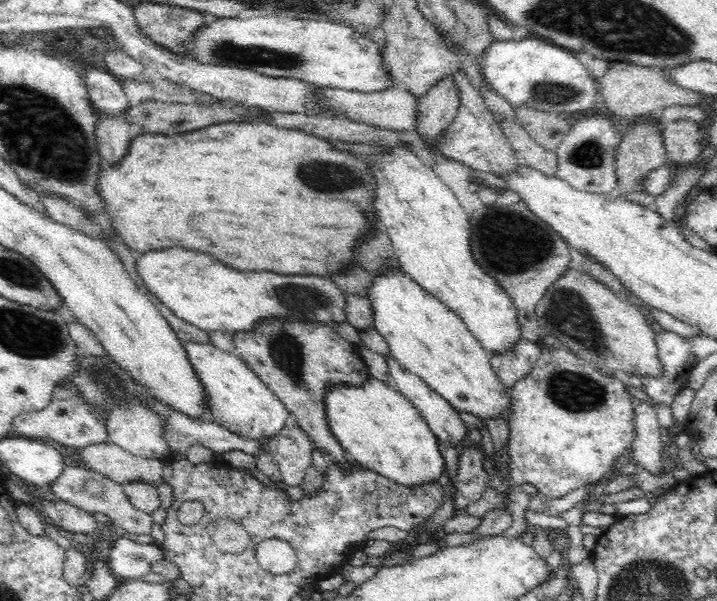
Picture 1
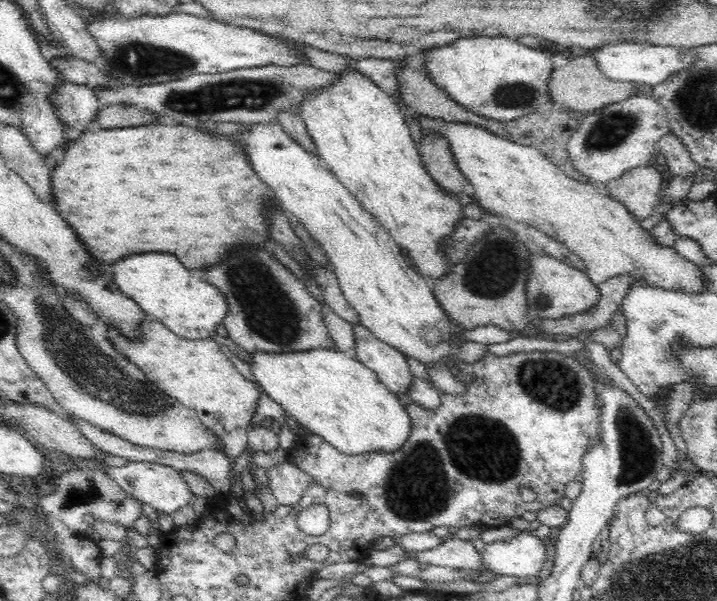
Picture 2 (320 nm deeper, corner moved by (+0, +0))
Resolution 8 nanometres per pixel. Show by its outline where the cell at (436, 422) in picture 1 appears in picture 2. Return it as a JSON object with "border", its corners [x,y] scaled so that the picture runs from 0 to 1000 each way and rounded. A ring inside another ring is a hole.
{"border":[[[505,537],[492,542],[495,597],[517,612],[550,656],[566,656],[576,634],[566,594],[547,574],[524,562]]]}

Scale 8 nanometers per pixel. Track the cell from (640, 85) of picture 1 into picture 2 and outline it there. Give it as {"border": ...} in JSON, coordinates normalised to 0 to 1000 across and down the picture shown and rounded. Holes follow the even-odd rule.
{"border":[[[826,88],[798,97],[794,105],[774,113],[767,121],[763,136],[768,166],[775,173],[787,173],[795,181],[810,188],[823,188],[837,183],[851,171],[865,170],[884,158],[886,138],[851,133],[833,113],[831,98]]]}

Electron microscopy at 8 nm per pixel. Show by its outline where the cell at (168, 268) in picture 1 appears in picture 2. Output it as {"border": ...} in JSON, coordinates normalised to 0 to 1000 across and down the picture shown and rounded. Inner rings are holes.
{"border":[[[187,423],[167,436],[159,436],[156,446],[151,446],[158,456],[158,468],[163,481],[183,496],[197,516],[202,519],[208,532],[223,534],[243,556],[264,564],[290,564],[301,554],[301,544],[311,536],[318,519],[318,504],[301,476],[293,476],[265,456],[262,446],[251,439],[248,429],[240,429],[240,423]]]}

